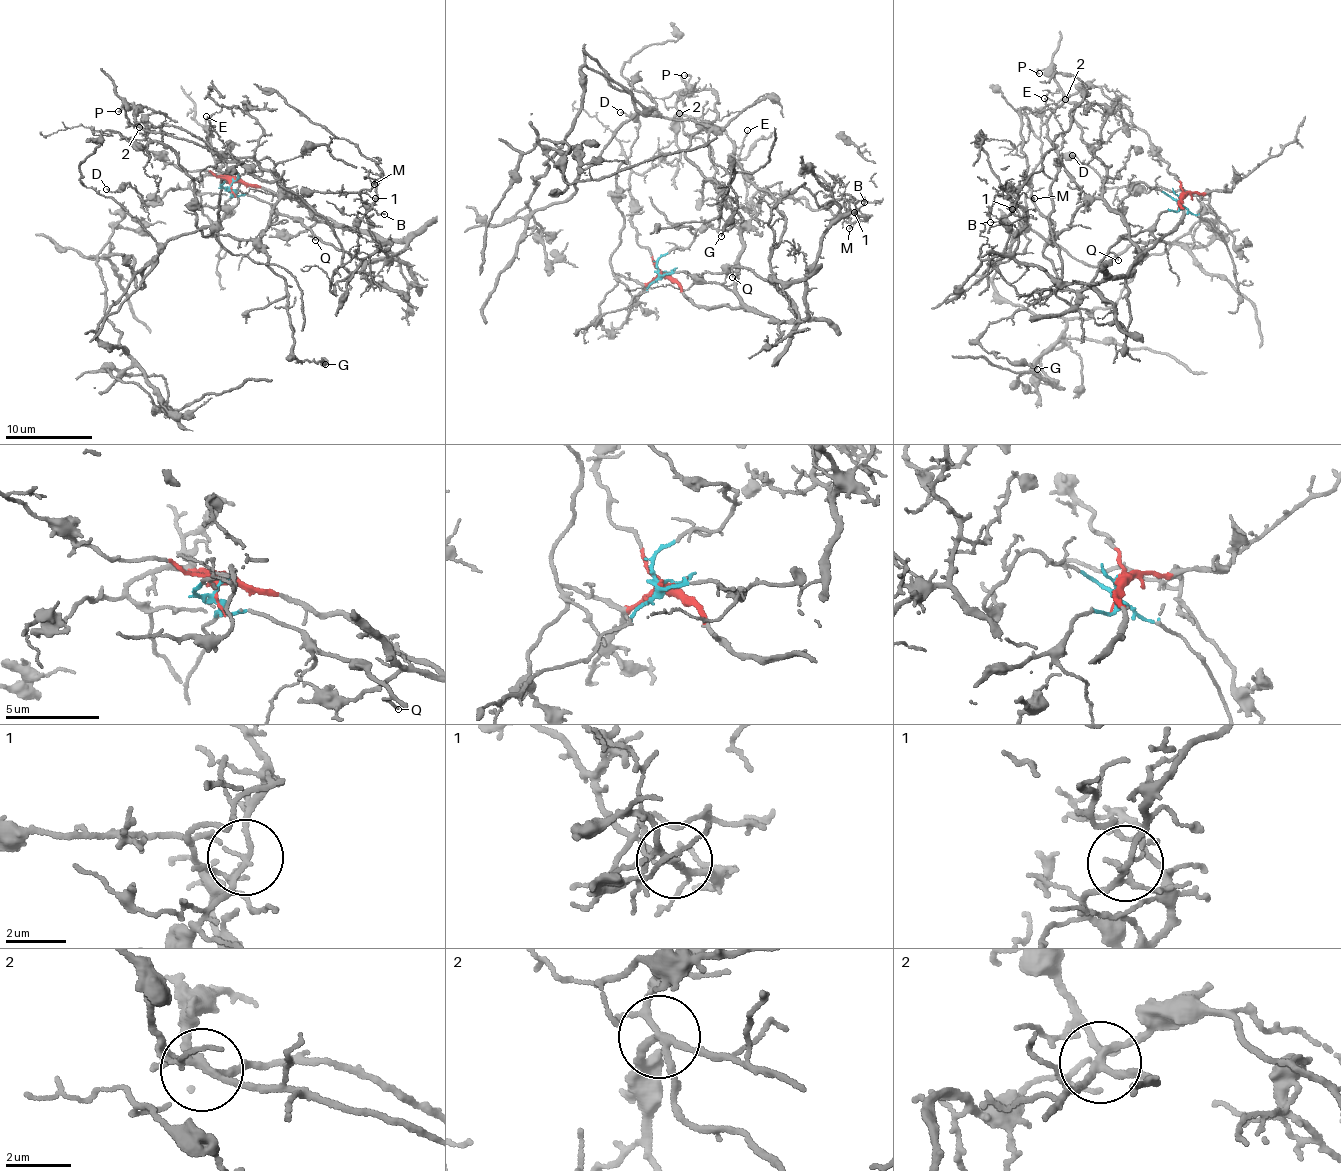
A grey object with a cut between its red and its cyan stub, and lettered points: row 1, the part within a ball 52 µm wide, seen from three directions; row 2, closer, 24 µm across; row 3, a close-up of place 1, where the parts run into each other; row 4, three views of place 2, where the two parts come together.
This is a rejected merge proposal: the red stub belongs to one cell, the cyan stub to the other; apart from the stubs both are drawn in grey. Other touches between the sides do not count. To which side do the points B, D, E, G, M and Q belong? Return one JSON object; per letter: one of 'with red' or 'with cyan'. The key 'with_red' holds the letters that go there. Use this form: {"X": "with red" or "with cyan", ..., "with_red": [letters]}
{"B": "with red", "D": "with red", "E": "with cyan", "G": "with red", "M": "with cyan", "Q": "with cyan", "with_red": ["B", "D", "G"]}

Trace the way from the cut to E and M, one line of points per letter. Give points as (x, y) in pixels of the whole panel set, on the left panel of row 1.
E: (233, 182), (237, 195), (297, 217), (361, 260), (359, 269), (343, 266), (327, 219), (236, 162), (206, 116)
M: (233, 182), (237, 195), (297, 217), (361, 260), (332, 292), (336, 268), (358, 250), (357, 224), (375, 184)

